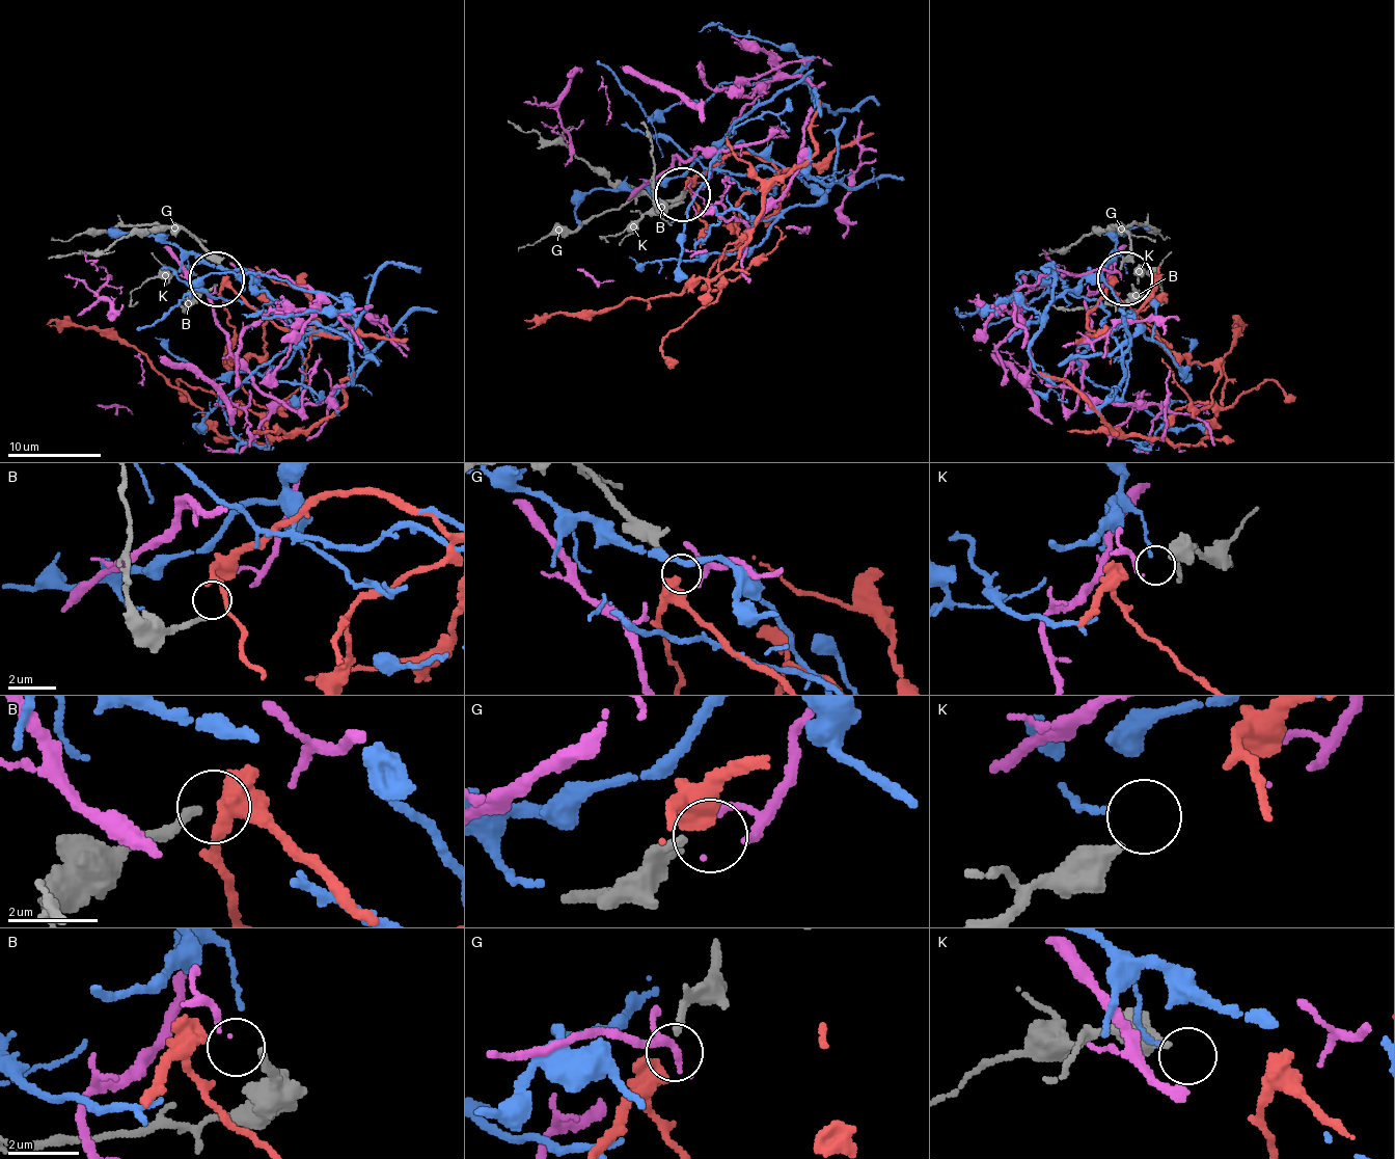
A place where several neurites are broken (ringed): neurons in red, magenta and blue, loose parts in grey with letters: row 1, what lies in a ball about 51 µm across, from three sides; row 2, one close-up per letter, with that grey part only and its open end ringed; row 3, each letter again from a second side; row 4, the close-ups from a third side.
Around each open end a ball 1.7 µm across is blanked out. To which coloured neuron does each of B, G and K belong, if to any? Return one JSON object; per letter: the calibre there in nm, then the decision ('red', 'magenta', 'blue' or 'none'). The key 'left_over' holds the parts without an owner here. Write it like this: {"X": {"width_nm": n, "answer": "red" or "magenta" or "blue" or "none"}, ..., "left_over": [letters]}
{"B": {"width_nm": 200, "answer": "magenta"}, "G": {"width_nm": 220, "answer": "red"}, "K": {"width_nm": 420, "answer": "none"}, "left_over": ["K"]}

